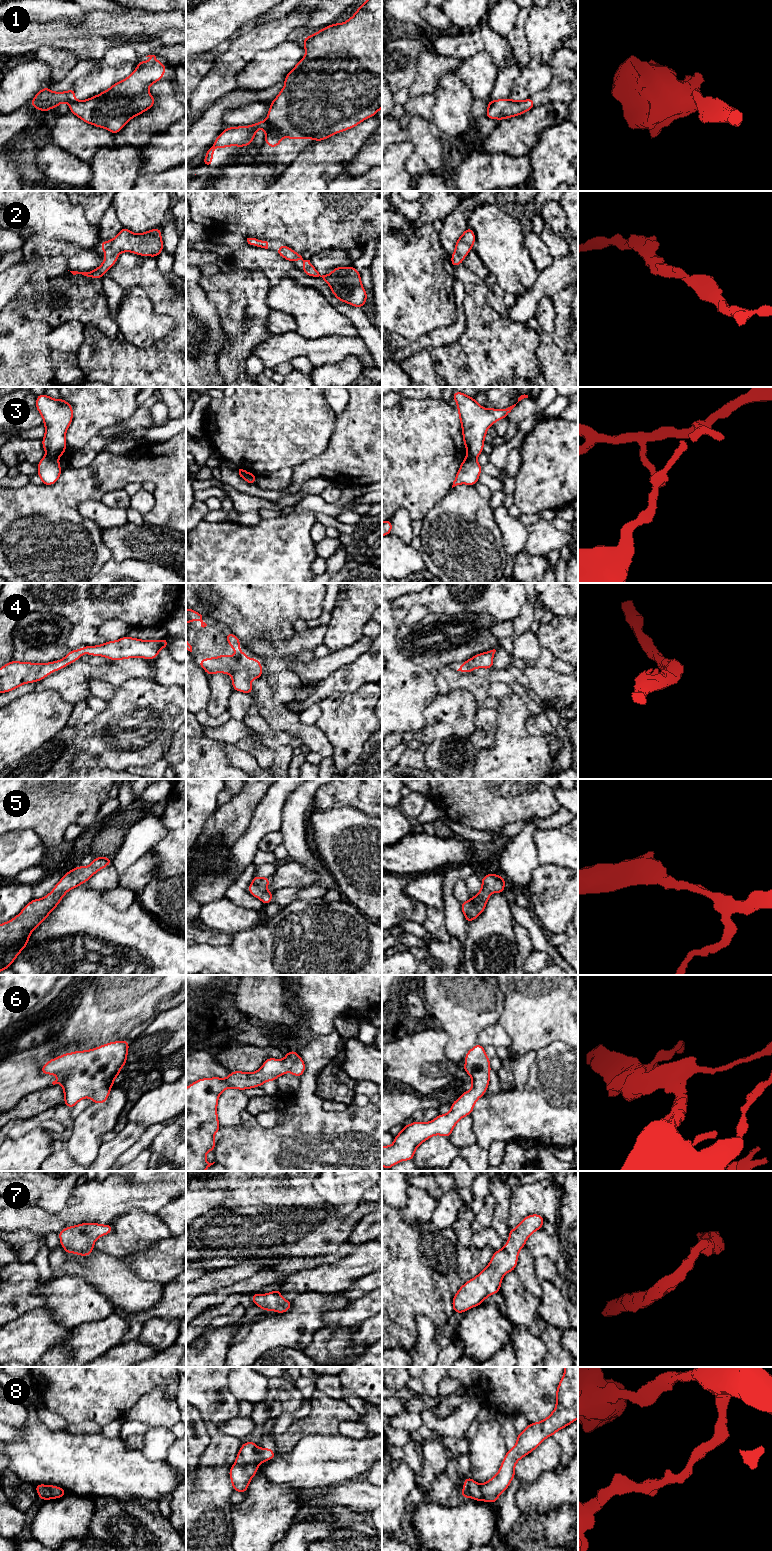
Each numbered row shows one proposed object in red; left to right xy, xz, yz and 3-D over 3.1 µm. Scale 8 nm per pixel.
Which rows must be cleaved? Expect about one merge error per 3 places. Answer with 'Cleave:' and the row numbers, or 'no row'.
Cleave: 1, 3

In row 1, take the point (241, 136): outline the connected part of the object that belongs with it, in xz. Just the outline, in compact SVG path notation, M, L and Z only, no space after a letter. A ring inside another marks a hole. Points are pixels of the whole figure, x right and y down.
M259 121L250 126L228 127L215 139L214 144L208 148L202 165L213 166L212 160L214 148L225 148L230 146L245 147L254 140L258 129L263 128L265 135L270 133L267 121Z

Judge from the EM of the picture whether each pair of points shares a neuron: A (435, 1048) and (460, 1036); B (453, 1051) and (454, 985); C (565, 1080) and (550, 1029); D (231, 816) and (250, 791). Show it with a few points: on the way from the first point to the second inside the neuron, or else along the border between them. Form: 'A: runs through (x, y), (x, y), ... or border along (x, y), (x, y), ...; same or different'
A: border along (440, 1027), (447, 1037), (445, 1054), (458, 1063); different
B: runs through (454, 1035), (454, 1001); same
C: border along (567, 1043), (552, 1041), (537, 1052); different
D: runs through (237, 810), (249, 797); same

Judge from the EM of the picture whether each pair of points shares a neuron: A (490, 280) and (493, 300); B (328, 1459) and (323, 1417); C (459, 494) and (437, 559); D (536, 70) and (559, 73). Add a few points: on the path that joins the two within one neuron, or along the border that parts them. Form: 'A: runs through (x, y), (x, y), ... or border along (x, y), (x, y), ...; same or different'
A: runs through (492, 285), (494, 295); same
B: border along (338, 1433), (331, 1435), (308, 1434), (302, 1437); different
C: runs through (459, 510), (459, 513), (444, 529), (443, 543); same
D: border along (548, 63), (551, 69), (552, 80); different

